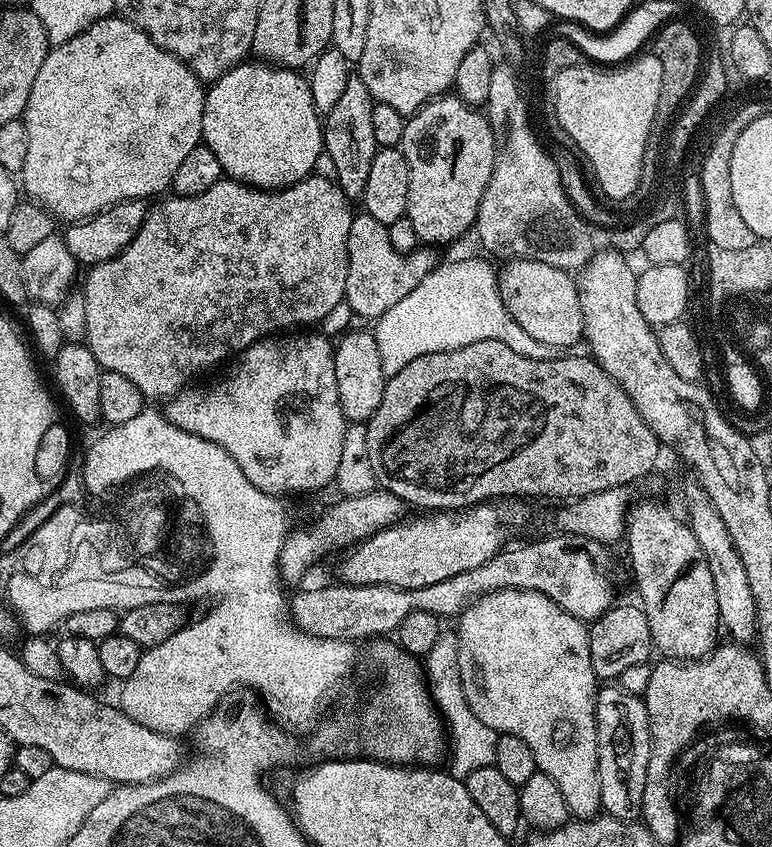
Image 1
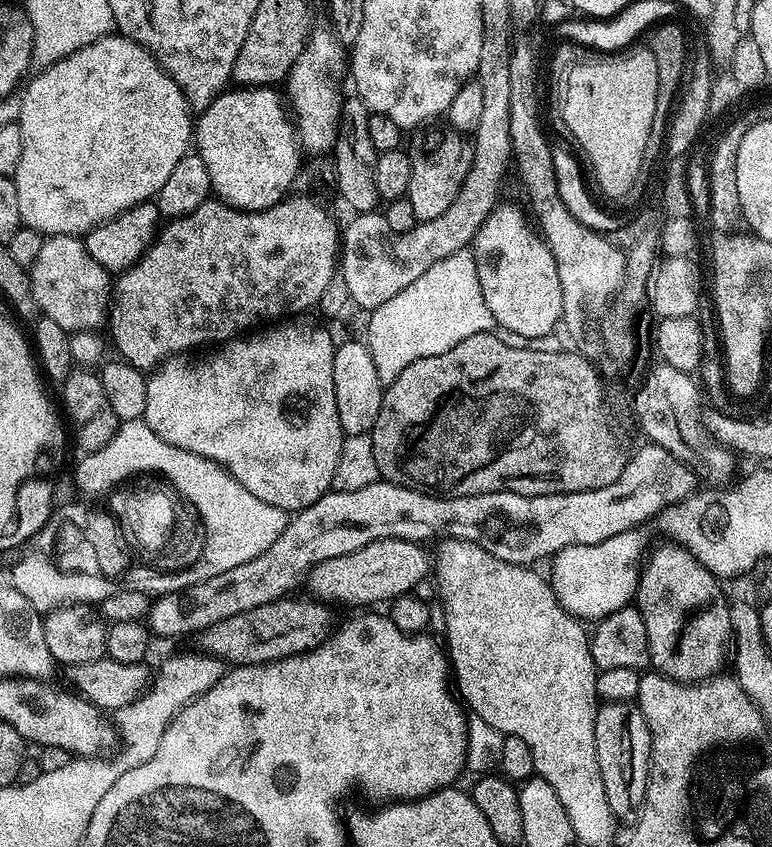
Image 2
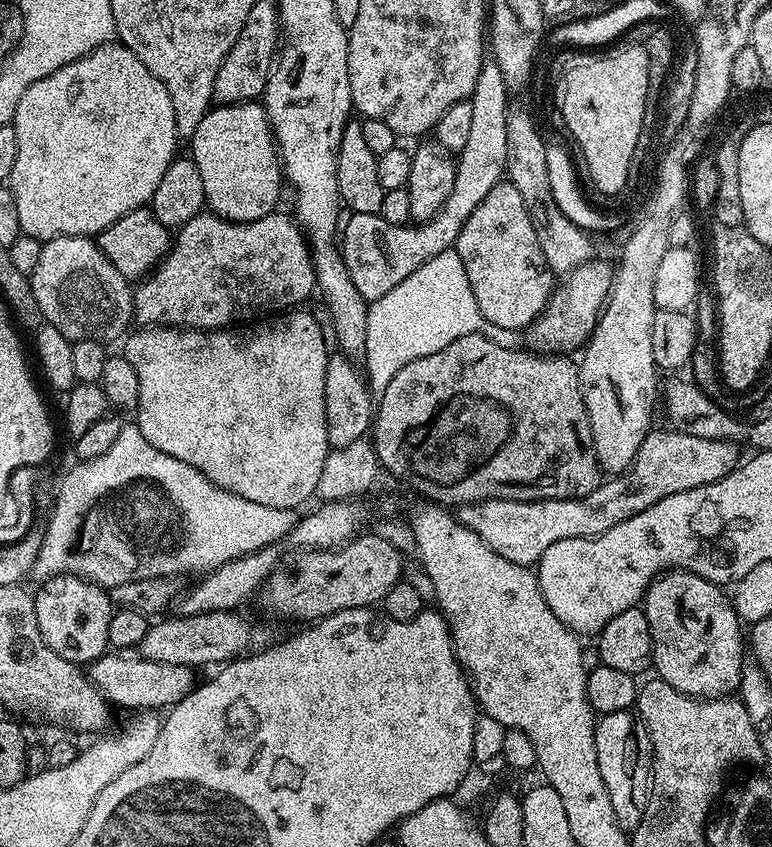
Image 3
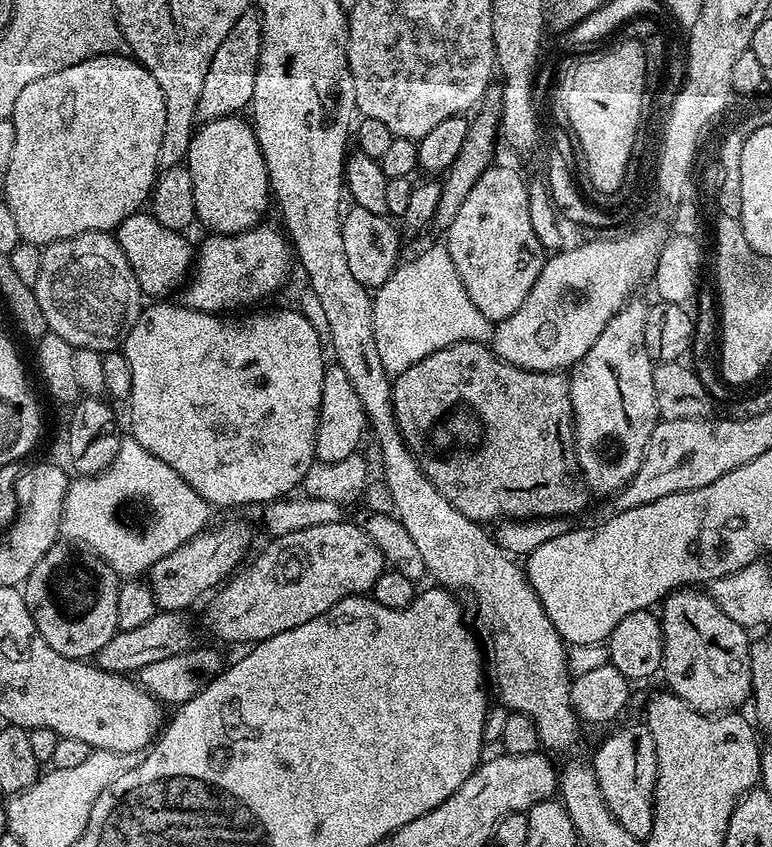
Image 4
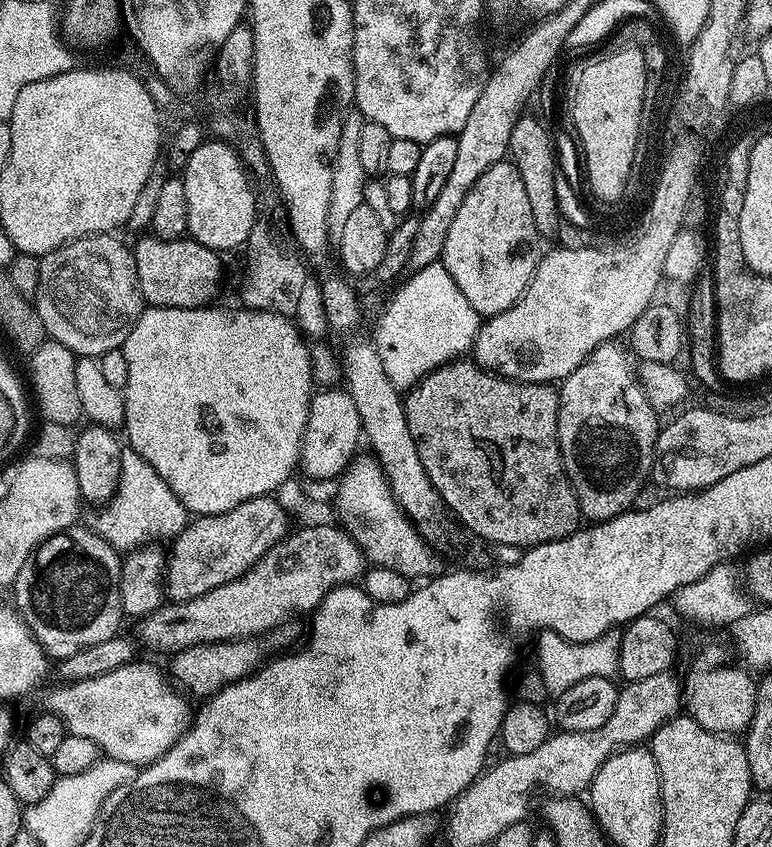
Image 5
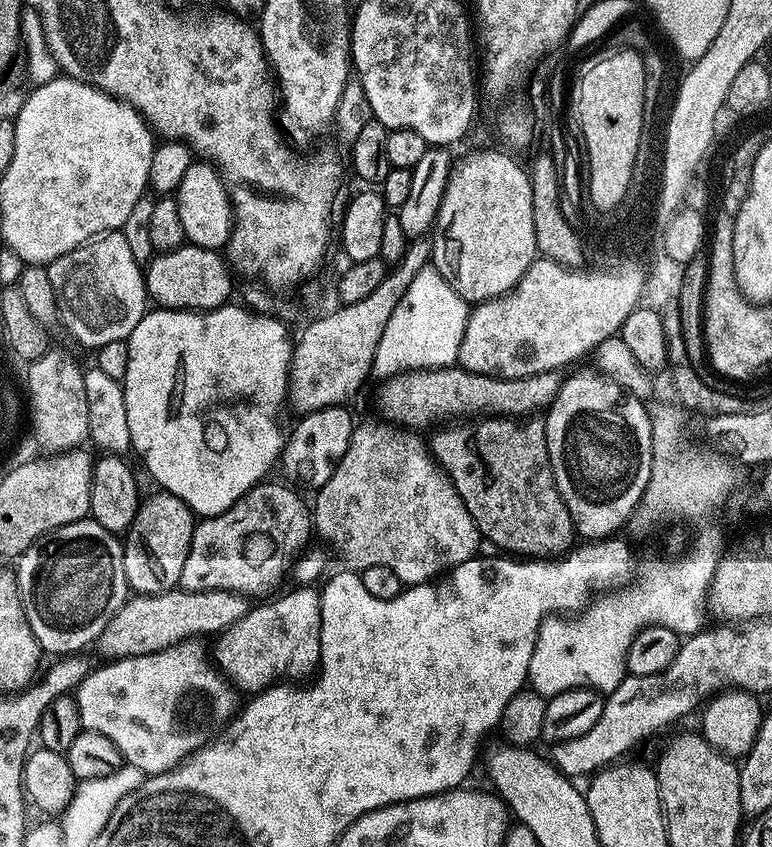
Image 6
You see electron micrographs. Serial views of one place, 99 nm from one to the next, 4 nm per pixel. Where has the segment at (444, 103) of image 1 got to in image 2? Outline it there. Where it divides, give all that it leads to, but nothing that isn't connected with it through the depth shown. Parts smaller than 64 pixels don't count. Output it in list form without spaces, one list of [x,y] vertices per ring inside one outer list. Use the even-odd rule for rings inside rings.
[[[424,126],[411,133],[412,141],[406,144],[408,161],[410,162],[410,186],[408,187],[407,199],[410,206],[414,206],[414,214],[417,221],[423,222],[438,218],[454,202],[454,198],[460,193],[470,169],[472,169],[472,149],[469,137],[465,133],[457,131],[451,126],[444,128],[432,128],[436,126]]]

